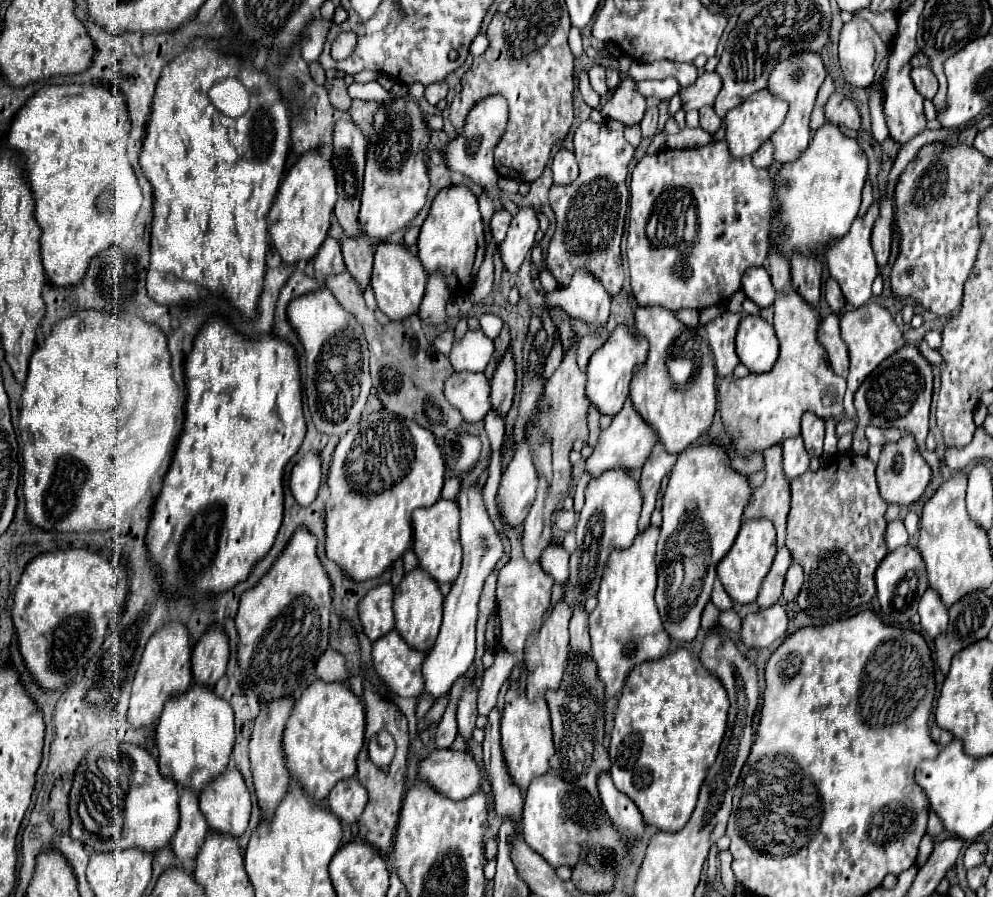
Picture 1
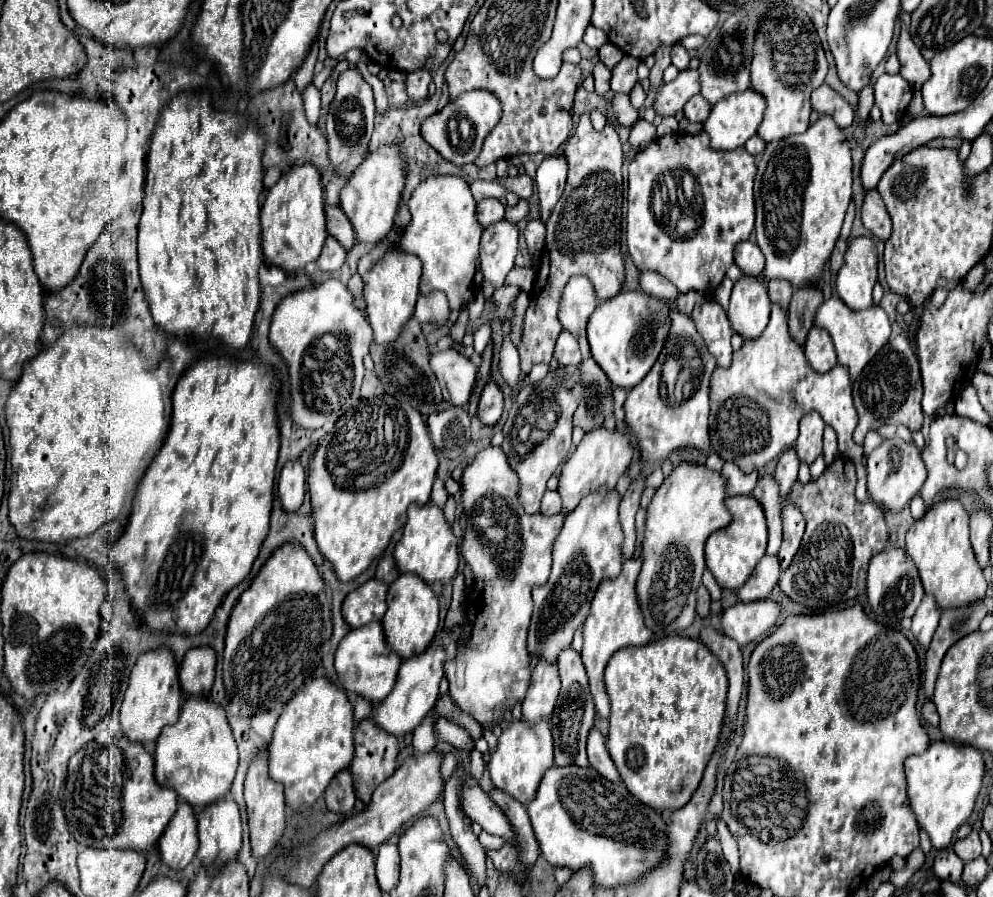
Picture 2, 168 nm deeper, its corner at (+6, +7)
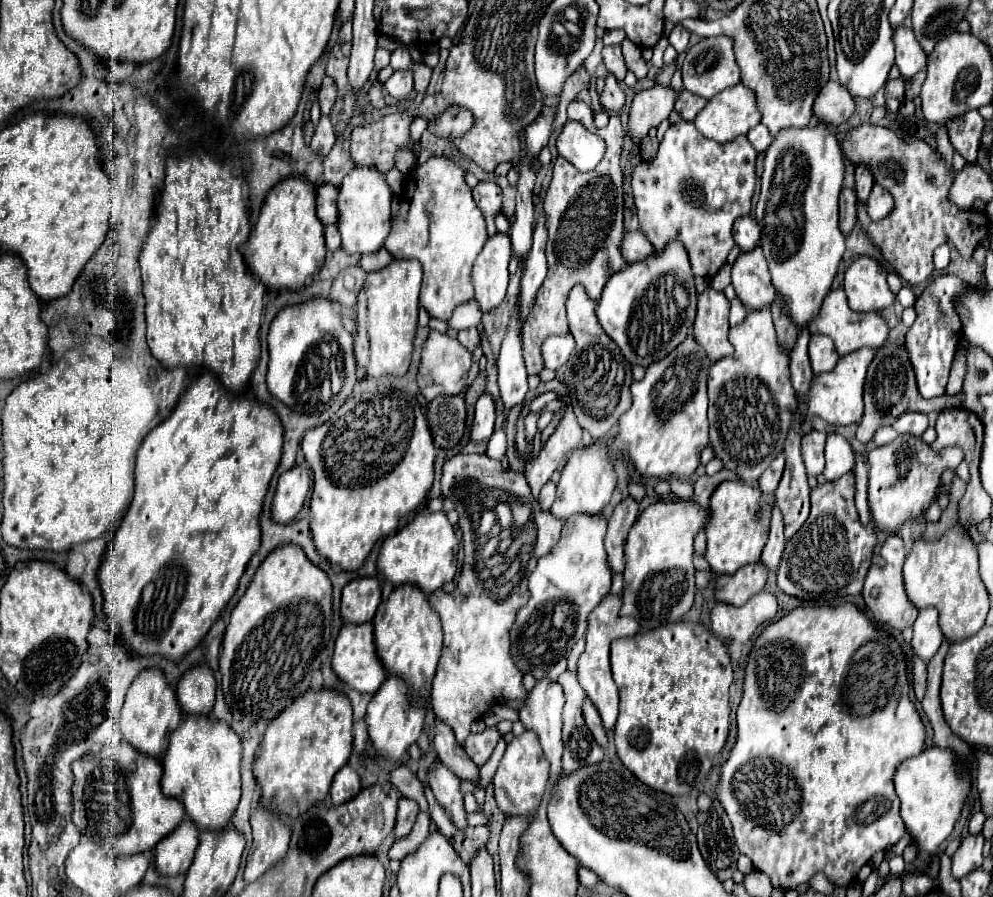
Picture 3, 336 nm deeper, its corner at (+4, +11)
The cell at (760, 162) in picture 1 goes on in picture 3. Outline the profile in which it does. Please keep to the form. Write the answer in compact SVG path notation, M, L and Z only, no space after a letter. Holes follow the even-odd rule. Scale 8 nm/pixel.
M757 123L757 125L747 133L747 137L749 137L749 143L751 143L759 153L763 153L763 149L767 149L767 147L771 145L771 141L773 141L769 129L767 129L763 123Z

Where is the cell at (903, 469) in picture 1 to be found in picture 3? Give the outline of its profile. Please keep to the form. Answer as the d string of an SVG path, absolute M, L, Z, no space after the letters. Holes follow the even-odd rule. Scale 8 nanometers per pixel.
M899 435L895 441L873 447L867 453L869 467L869 509L879 531L897 533L903 523L913 523L937 499L937 487L945 469L955 469L963 461L961 447L933 453L931 447L913 435Z

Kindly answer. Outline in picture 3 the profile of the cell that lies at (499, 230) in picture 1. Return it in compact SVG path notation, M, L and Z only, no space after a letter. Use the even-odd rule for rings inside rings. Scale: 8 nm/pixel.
M479 181L477 187L473 187L473 199L477 207L483 211L487 219L487 231L489 235L495 235L495 213L501 209L501 189L493 181Z

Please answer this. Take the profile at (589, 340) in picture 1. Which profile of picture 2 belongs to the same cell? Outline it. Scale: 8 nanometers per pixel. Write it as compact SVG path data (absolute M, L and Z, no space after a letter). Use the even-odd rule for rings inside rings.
M567 329L559 335L557 345L555 345L555 359L565 365L565 367L577 367L581 361L581 351L579 351L579 343L577 337L571 335Z

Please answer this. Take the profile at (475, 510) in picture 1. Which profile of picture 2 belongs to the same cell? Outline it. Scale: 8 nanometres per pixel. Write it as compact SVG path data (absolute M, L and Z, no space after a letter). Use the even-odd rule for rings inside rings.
M441 629L431 641L431 645L427 647L427 653L421 653L419 657L411 657L411 661L401 663L393 691L379 703L379 707L377 705L373 707L373 721L393 735L411 733L427 715L427 711L435 707L439 699L439 683L445 677L445 663L451 657L455 657L455 653L457 653L455 631Z

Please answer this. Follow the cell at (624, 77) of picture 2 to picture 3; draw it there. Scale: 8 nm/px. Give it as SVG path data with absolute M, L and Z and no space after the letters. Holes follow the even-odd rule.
M621 45L603 47L603 63L605 63L607 71L615 75L615 79L617 79L617 81L623 81L623 79L625 79L627 65L625 65L623 55L621 55Z

